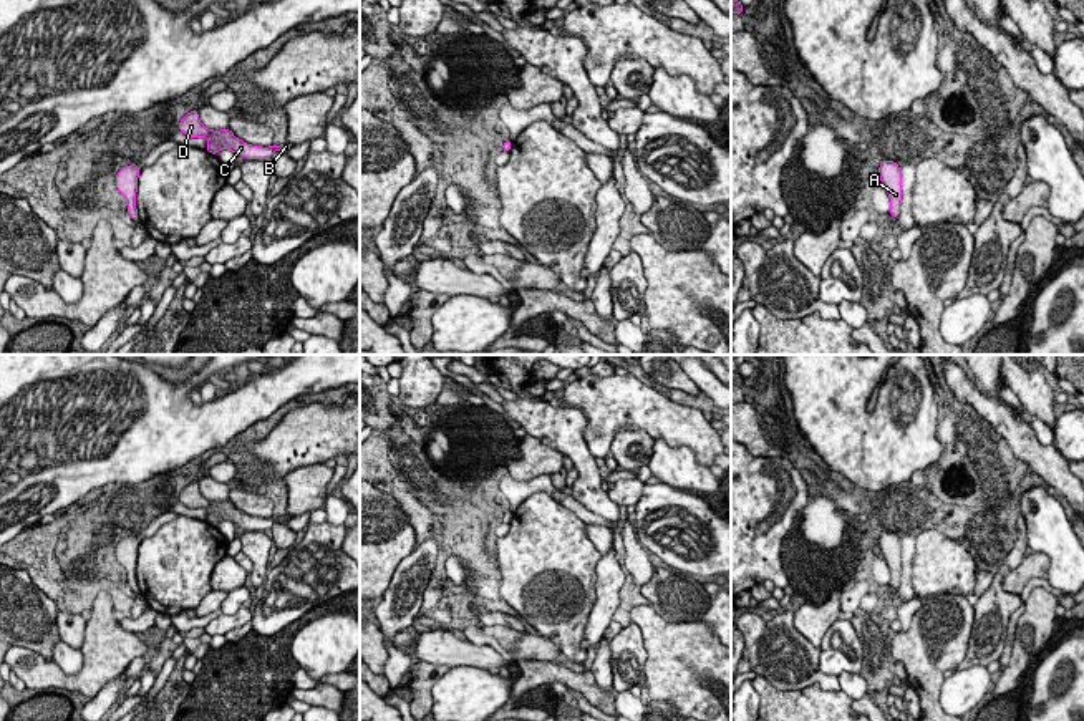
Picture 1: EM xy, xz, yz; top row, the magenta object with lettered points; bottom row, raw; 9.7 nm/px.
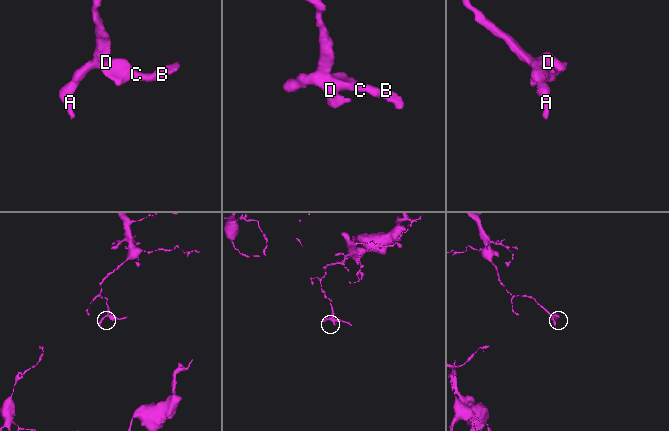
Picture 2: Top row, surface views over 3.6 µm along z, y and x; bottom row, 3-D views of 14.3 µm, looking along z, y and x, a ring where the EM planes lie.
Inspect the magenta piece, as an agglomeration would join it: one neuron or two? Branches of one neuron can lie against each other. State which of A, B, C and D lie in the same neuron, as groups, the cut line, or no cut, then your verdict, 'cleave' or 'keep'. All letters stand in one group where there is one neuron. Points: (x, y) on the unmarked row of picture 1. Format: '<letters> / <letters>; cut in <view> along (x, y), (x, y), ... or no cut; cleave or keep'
A B C D; no cut; keep

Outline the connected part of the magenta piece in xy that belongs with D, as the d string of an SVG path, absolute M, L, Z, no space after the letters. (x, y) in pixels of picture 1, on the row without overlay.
M192 481L179 492L179 502L184 504L187 509L207 509L206 522L211 525L215 525L220 520L229 520L232 524L237 524L244 527L245 530L269 530L275 522L287 524L292 515L283 514L280 517L252 517L244 514L242 511L235 509L234 504L227 501L214 502L206 499L201 491L197 481Z

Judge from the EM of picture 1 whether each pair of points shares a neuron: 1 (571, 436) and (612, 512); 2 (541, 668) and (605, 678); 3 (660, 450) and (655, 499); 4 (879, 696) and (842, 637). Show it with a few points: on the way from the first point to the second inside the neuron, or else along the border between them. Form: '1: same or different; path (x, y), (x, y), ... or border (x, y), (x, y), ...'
1: same; path (580, 454), (587, 468), (587, 488), (594, 494)
2: different; border (590, 670), (602, 688), (614, 691)
3: different; border (662, 483), (700, 493)
4: different; border (854, 629), (862, 650), (861, 673)

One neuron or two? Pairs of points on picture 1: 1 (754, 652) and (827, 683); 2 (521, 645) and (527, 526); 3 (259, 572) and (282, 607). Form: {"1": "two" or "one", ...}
{"1": "one", "2": "two", "3": "two"}

